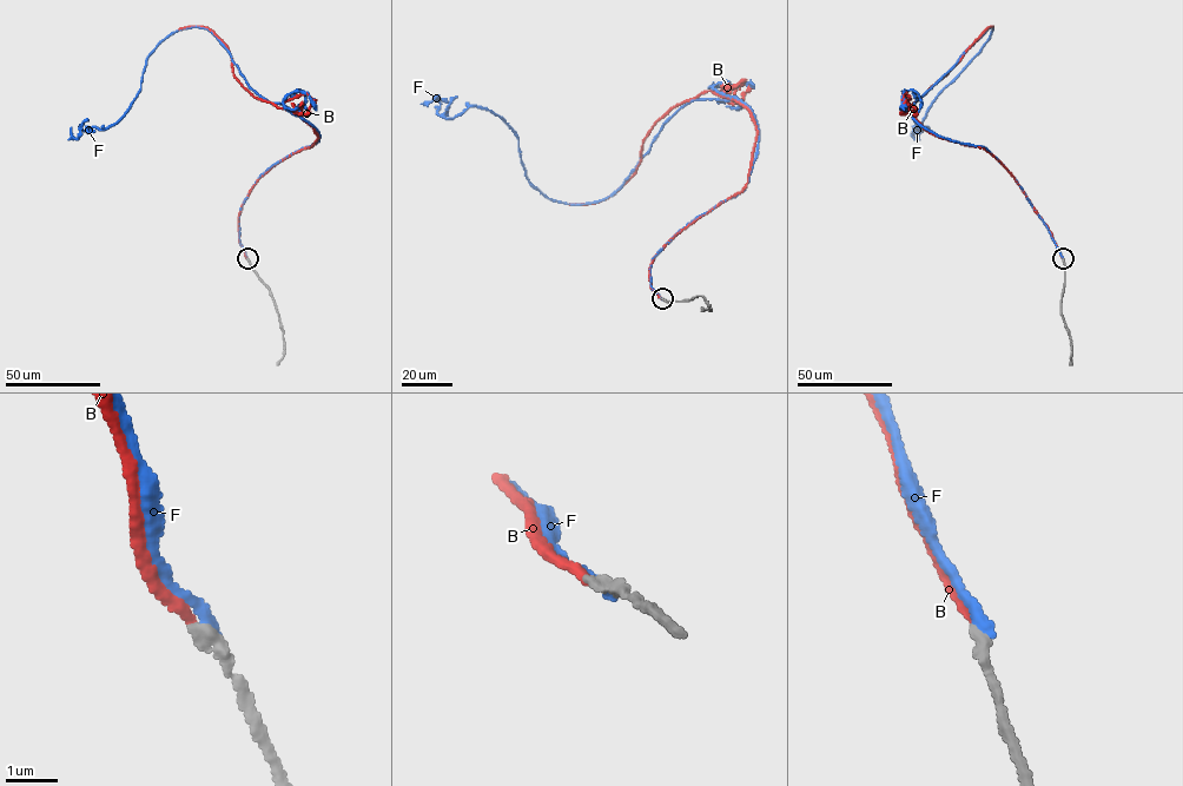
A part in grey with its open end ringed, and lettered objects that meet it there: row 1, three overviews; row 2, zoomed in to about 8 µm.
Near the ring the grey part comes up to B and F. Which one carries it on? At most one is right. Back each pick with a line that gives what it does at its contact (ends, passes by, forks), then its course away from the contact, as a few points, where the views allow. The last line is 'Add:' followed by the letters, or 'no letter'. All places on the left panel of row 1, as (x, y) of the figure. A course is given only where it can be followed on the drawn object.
F: it ends; course (248, 258), (249, 192), (319, 137), (212, 33), (170, 33), (116, 123), (71, 127)
Add: F

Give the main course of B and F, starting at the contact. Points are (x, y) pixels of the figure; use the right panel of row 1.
B: (1063, 258), (1051, 232), (999, 162), (982, 147), (929, 132), (909, 109), (987, 27), (993, 30)
F: (1063, 258), (995, 157), (912, 117), (991, 26), (926, 112), (929, 130), (917, 124), (914, 138), (917, 127)

